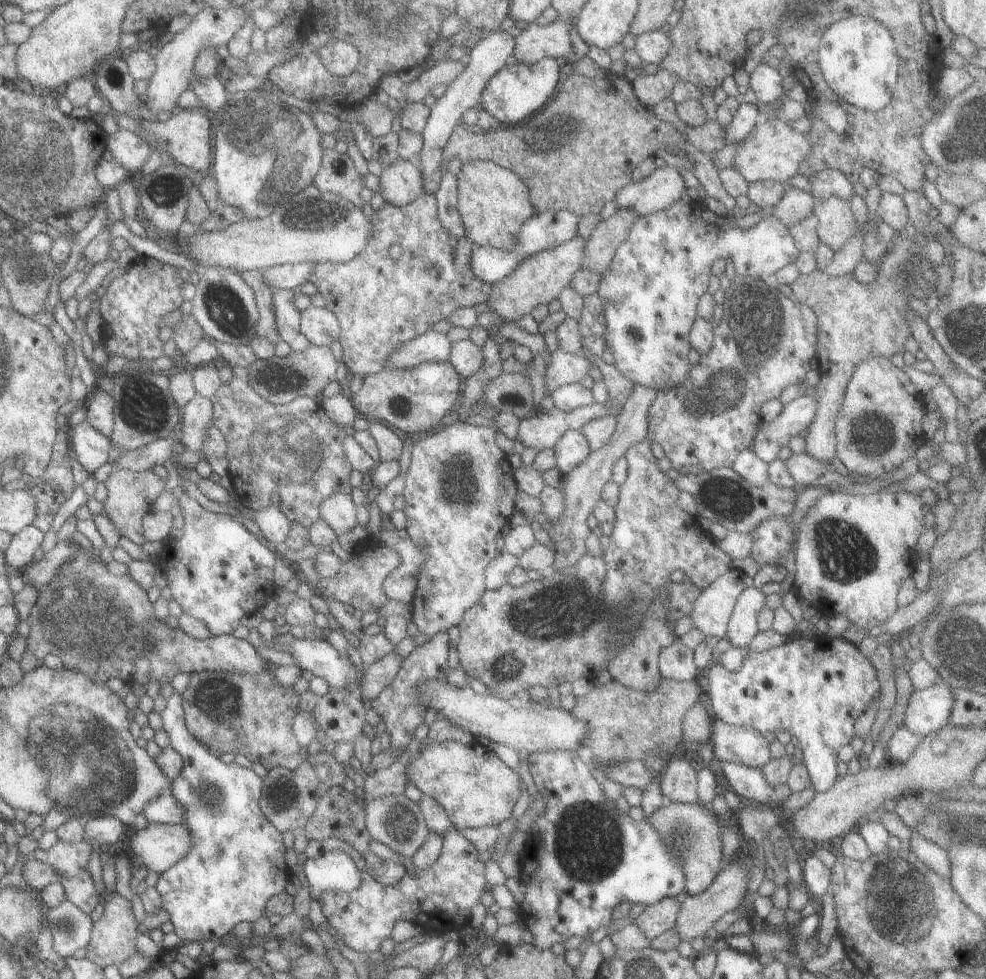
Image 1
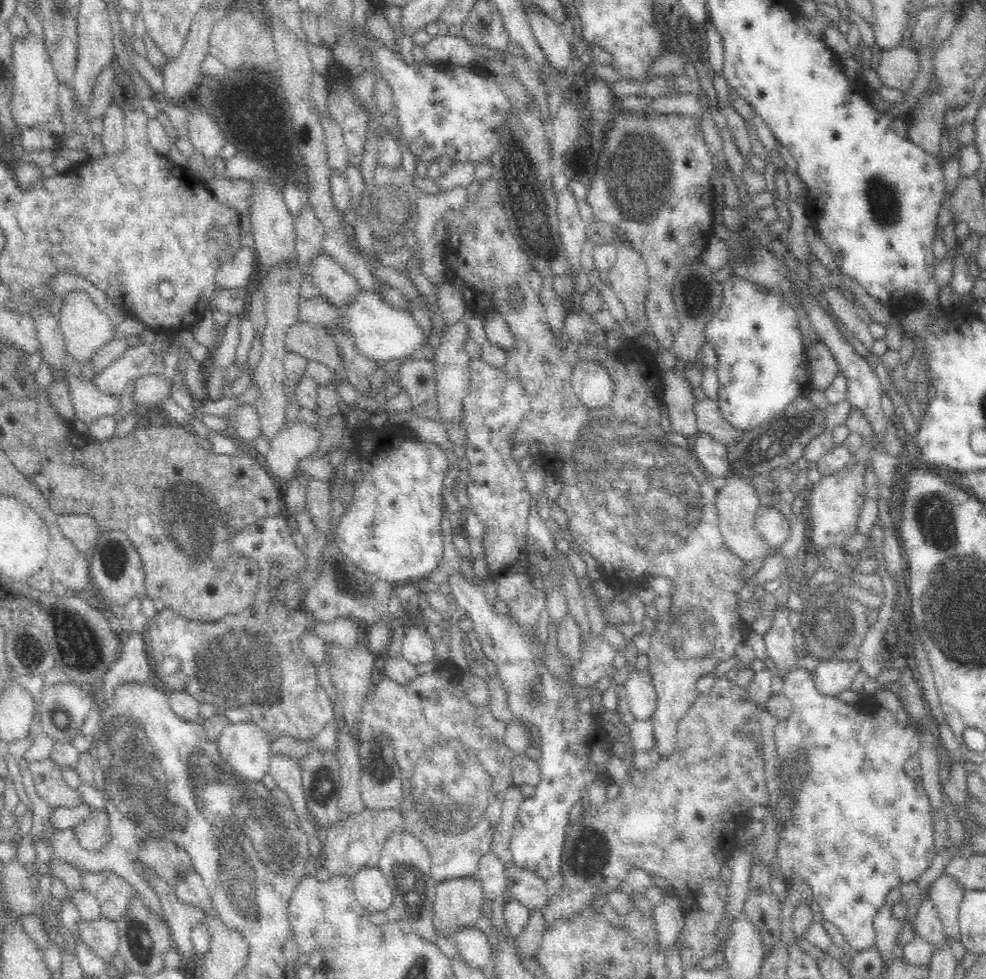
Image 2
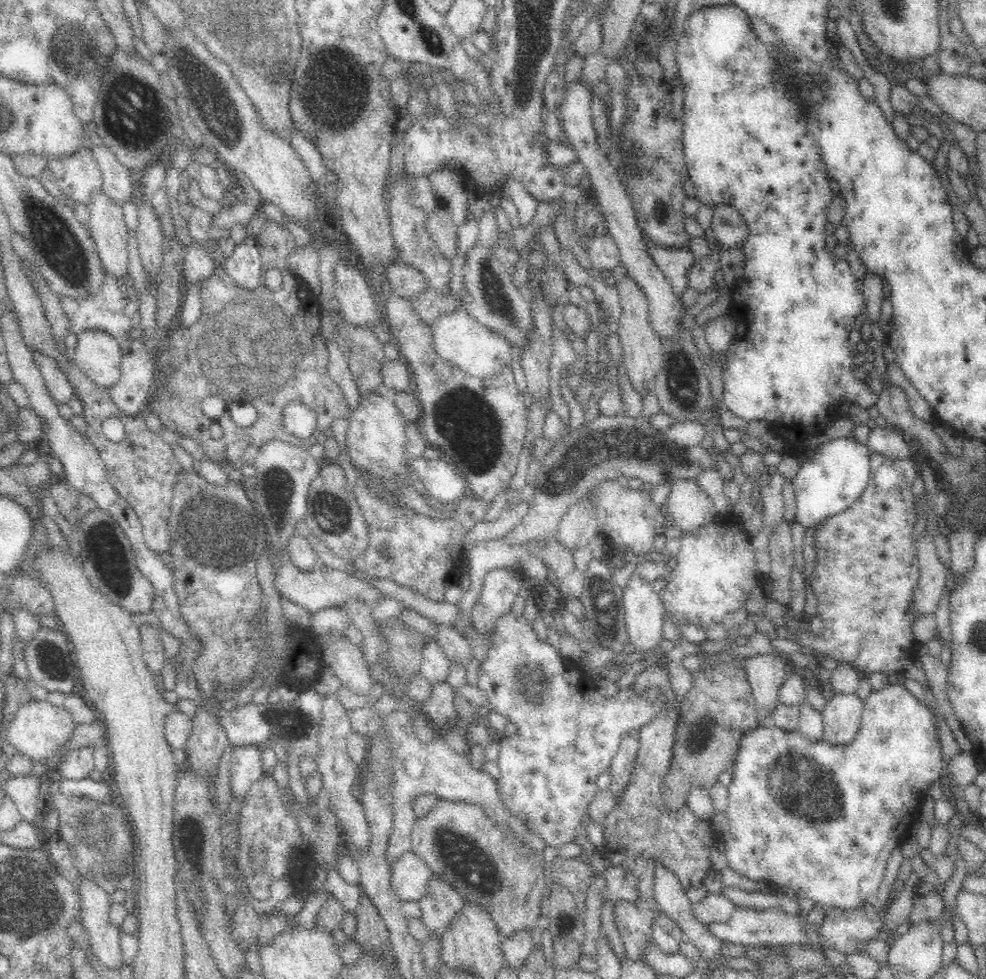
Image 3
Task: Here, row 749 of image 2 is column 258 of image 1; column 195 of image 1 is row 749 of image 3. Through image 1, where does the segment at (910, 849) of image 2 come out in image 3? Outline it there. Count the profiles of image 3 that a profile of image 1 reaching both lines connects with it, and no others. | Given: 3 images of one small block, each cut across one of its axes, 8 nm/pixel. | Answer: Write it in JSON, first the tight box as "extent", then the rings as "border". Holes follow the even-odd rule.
{"extent":[722,683,946,911],"border":[[[897,683],[888,685],[882,690],[872,691],[872,694],[864,702],[861,727],[854,738],[846,744],[831,745],[823,738],[817,741],[808,741],[804,735],[800,734],[800,731],[787,731],[772,723],[759,726],[755,732],[749,732],[741,740],[736,764],[731,769],[735,772],[734,778],[727,788],[730,804],[725,815],[729,825],[726,831],[727,838],[725,838],[722,848],[725,852],[726,862],[728,862],[727,868],[736,872],[738,878],[742,877],[755,883],[767,884],[773,891],[792,890],[799,897],[812,900],[816,905],[820,904],[826,910],[854,911],[874,900],[884,876],[886,876],[892,854],[896,852],[896,848],[903,845],[913,828],[914,820],[919,813],[920,805],[927,796],[928,788],[936,780],[945,779],[946,764],[943,762],[939,734],[933,716],[934,713],[925,702],[912,695],[904,685]]]}

